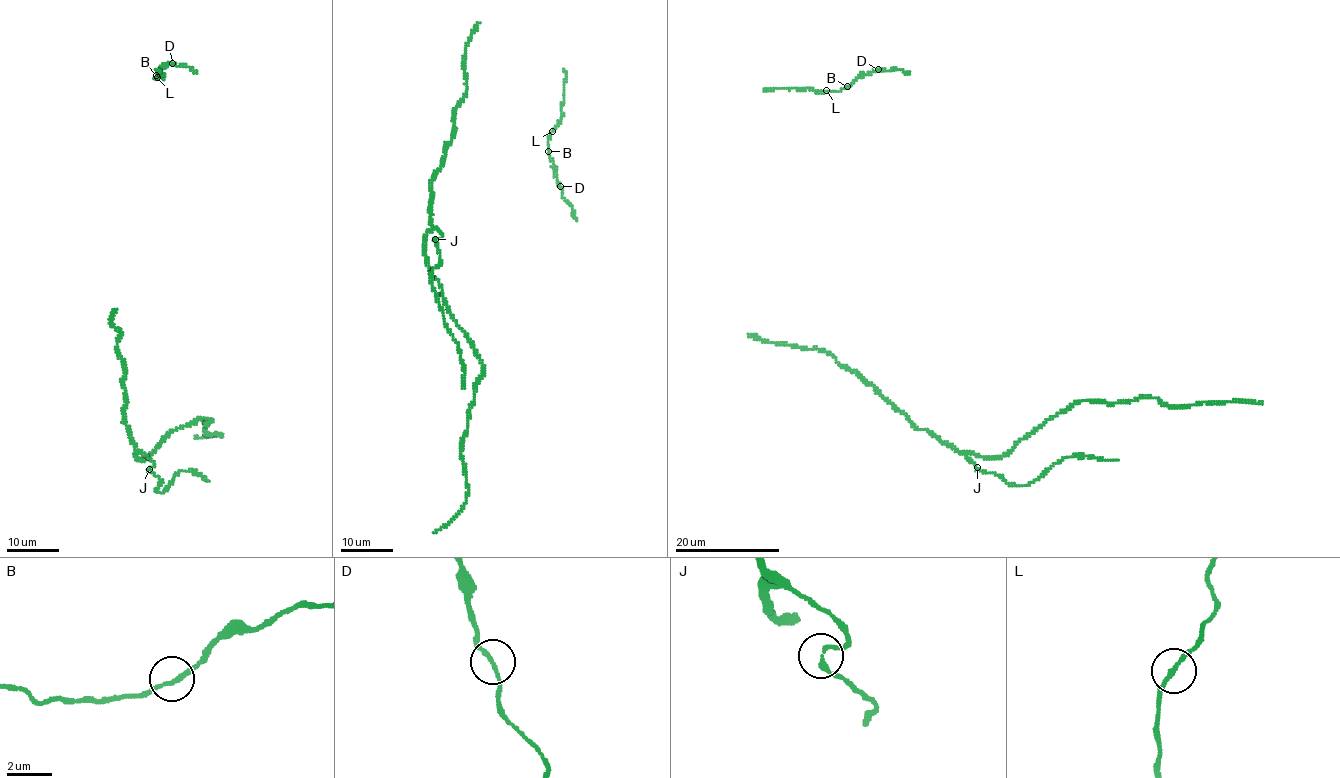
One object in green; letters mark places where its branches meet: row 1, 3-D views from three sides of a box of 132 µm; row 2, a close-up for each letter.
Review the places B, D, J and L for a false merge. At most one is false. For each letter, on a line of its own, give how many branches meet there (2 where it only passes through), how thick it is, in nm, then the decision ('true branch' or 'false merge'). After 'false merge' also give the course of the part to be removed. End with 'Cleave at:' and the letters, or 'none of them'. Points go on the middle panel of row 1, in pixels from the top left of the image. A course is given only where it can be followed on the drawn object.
B: branches 2; calibre 200 nm; true branch
D: branches 2; calibre 190 nm; true branch
J: branches 2; calibre 200 nm; true branch
L: branches 2; calibre 200 nm; true branch
Cleave at: none of them

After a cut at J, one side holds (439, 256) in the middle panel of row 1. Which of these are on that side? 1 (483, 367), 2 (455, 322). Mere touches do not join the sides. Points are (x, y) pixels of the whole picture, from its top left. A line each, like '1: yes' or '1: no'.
1: no
2: no

